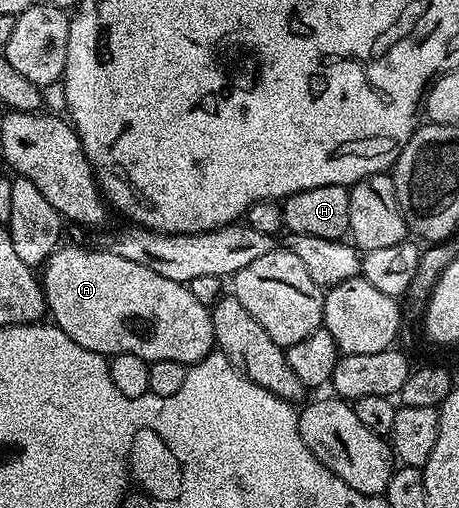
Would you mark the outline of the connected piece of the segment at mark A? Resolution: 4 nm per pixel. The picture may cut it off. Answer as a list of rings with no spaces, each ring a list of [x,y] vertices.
[[[60,245],[58,249],[55,249],[49,255],[41,267],[41,285],[43,287],[43,294],[47,298],[50,321],[54,325],[59,326],[61,332],[65,332],[65,336],[69,336],[69,340],[73,340],[76,346],[85,348],[90,353],[102,354],[104,356],[132,354],[133,356],[141,356],[149,364],[157,360],[177,360],[184,364],[194,364],[216,349],[210,309],[203,306],[201,300],[197,300],[197,296],[193,296],[190,285],[183,285],[178,283],[177,280],[169,280],[164,278],[164,276],[159,276],[157,272],[153,272],[152,269],[145,267],[143,264],[132,260],[125,260],[124,257],[114,255],[113,252],[107,249],[86,250],[83,246]]]

